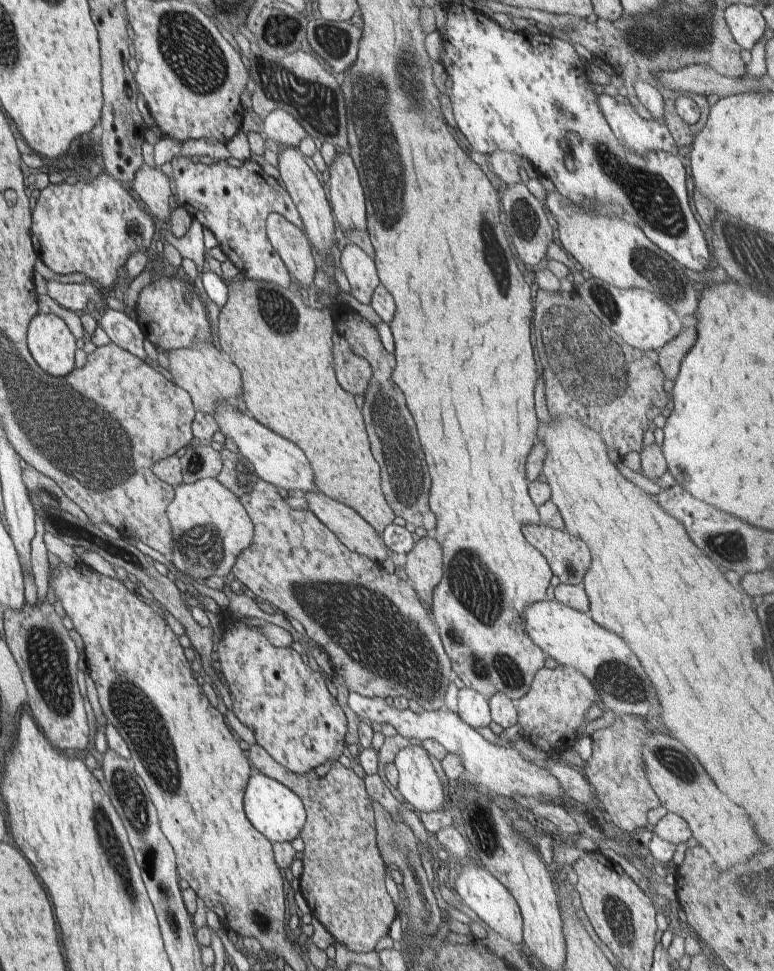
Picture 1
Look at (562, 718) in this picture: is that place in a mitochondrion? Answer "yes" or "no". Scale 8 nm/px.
no

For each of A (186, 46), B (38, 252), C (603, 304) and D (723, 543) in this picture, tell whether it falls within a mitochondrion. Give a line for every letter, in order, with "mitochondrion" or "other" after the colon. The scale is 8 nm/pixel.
A: mitochondrion
B: other
C: mitochondrion
D: mitochondrion

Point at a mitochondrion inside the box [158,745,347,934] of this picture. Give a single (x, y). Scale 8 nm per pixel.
(262, 921)

